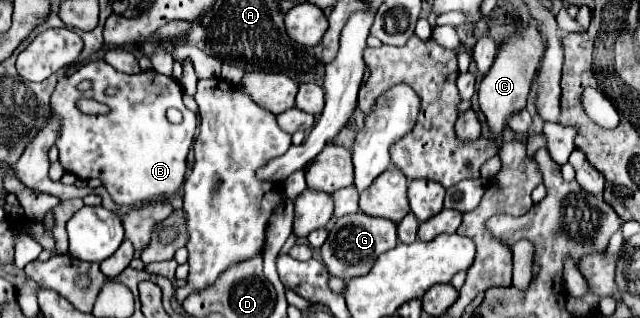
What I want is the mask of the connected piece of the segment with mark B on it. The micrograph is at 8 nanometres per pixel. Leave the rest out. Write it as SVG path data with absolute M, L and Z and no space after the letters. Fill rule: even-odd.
M90 61L82 65L74 75L64 77L58 81L54 93L52 93L52 111L62 117L62 131L56 141L56 147L60 149L60 163L66 171L74 173L78 179L102 179L106 191L114 199L114 203L124 207L140 207L158 199L172 197L178 187L184 183L186 175L186 155L192 147L198 117L188 111L182 103L182 87L174 77L160 75L158 71L140 71L136 75L120 73L112 69L106 61ZM84 79L92 81L92 87L88 91L80 91L76 85ZM108 87L116 87L116 95L106 95ZM80 97L90 97L100 103L106 103L110 107L110 113L106 115L84 115L76 109L76 101ZM176 107L182 111L184 121L180 125L172 125L166 119L166 109Z

